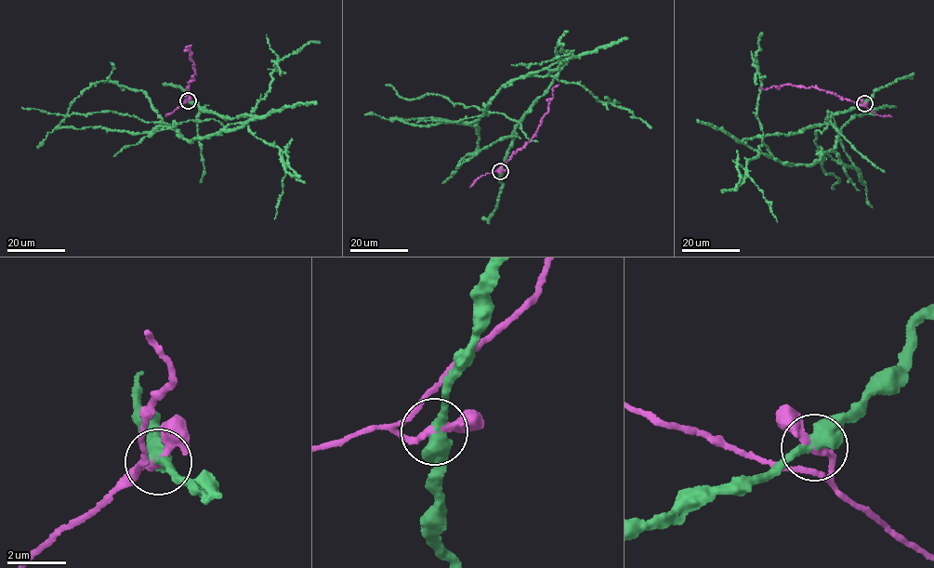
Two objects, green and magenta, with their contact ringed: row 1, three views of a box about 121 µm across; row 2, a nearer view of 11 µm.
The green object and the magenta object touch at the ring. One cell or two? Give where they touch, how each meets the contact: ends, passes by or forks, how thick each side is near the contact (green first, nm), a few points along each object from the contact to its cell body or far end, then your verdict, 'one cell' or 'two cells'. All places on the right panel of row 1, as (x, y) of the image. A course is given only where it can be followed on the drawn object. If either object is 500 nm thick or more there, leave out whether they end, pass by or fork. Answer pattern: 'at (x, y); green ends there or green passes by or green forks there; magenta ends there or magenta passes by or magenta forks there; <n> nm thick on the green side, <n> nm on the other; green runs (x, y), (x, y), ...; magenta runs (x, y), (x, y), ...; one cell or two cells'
at (864, 103); green passes by; magenta passes by; 480 nm thick on the green side, 240 nm on the other; green runs (864, 103), (798, 132), (742, 142), (786, 165), (809, 165), (826, 153), (859, 169), (861, 181), (827, 111); magenta runs (864, 103), (860, 105), (814, 86), (787, 84), (760, 88); two cells

